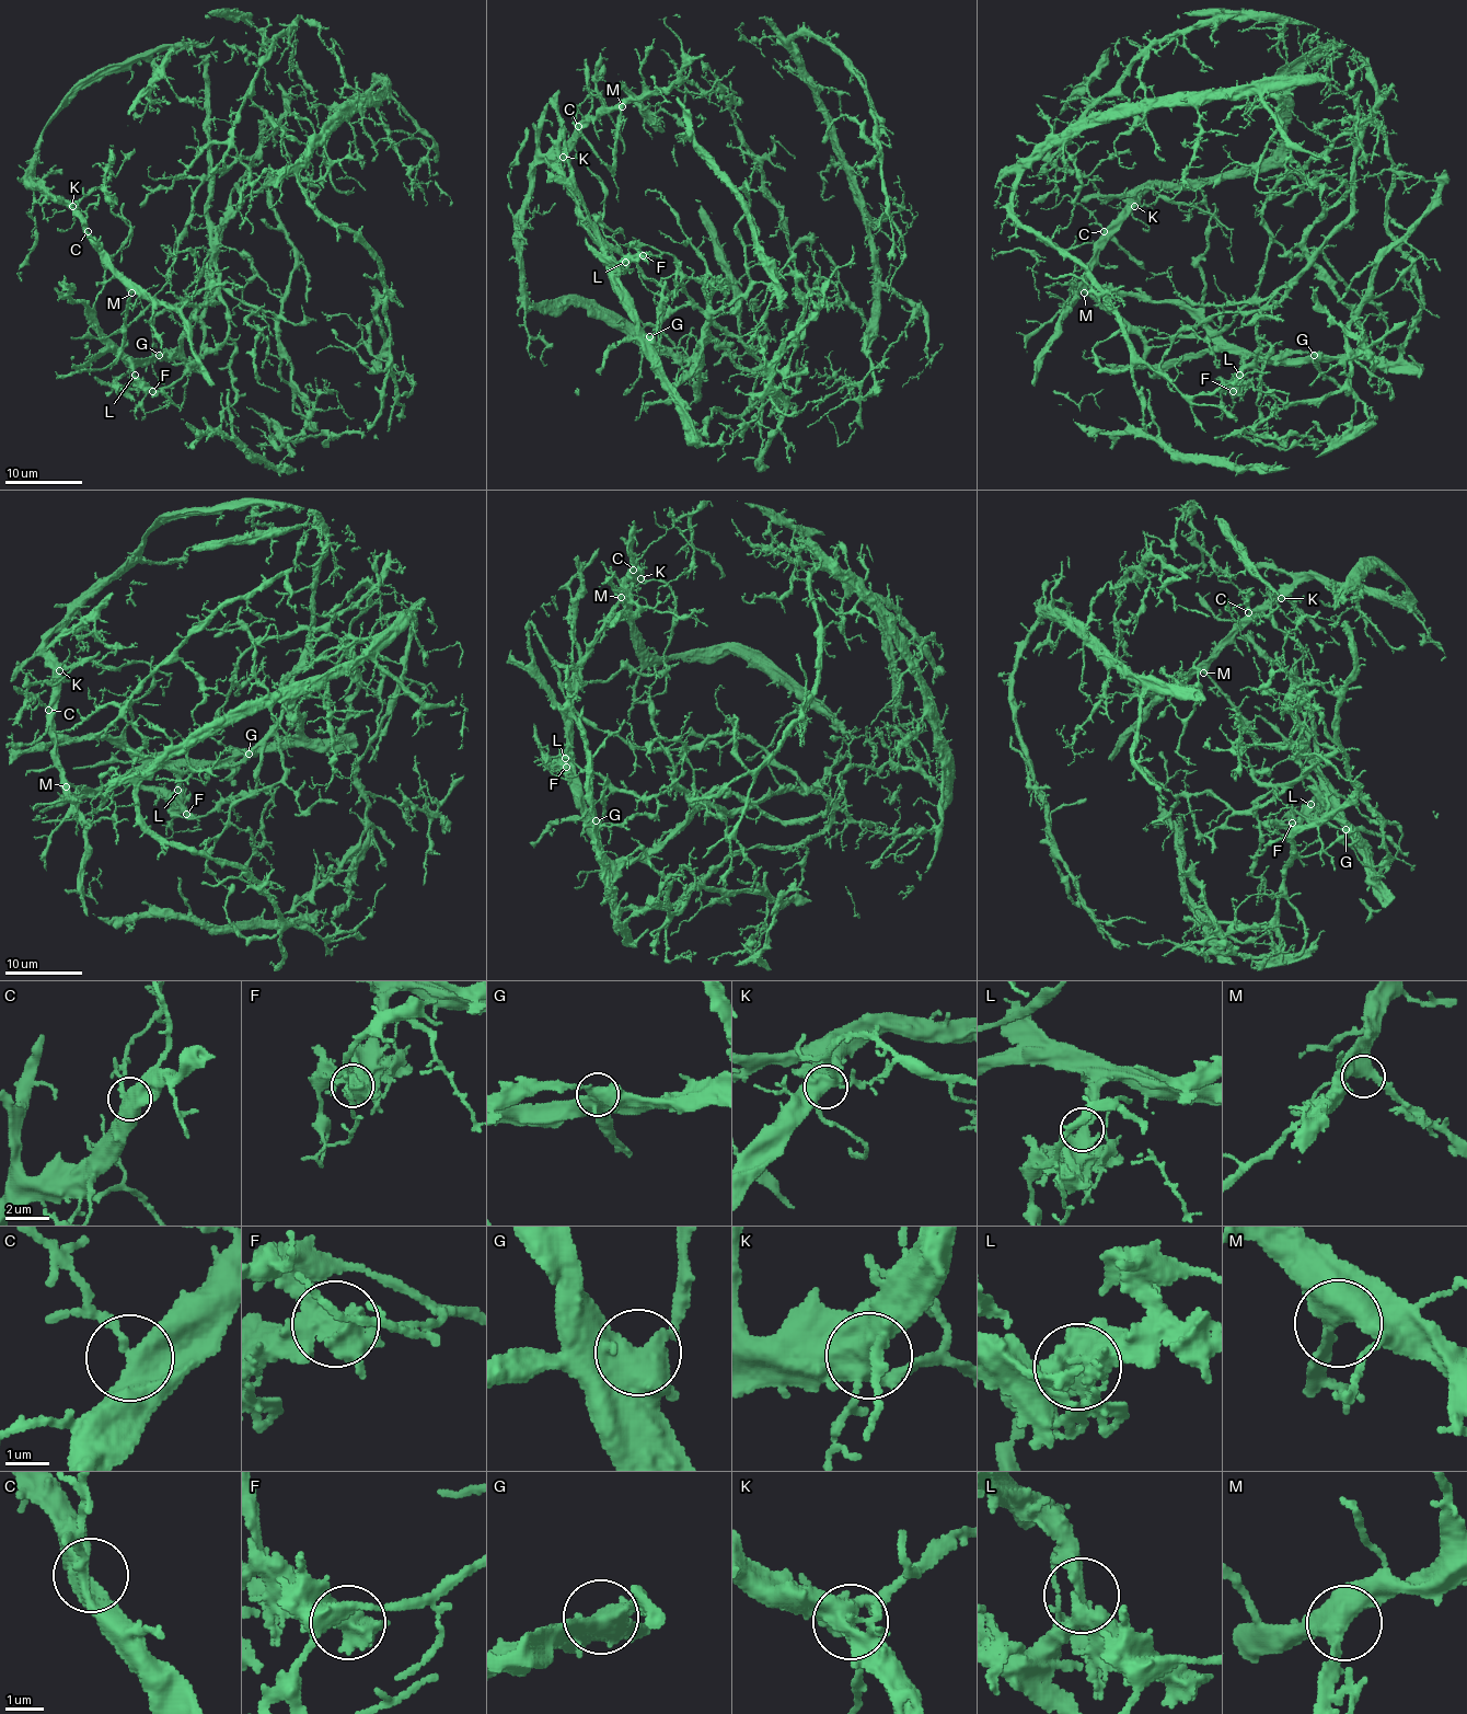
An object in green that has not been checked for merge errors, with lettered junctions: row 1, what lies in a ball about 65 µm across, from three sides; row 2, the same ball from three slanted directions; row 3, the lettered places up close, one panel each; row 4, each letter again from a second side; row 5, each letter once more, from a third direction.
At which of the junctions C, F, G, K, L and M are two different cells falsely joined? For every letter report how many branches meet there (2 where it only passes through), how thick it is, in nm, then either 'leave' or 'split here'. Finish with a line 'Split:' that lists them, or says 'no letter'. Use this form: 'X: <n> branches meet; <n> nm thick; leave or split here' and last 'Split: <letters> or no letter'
C: 3 branches meet; 400 nm thick; leave
F: 3 branches meet; 500 nm thick; split here
G: 4 branches meet; 500 nm thick; leave
K: 4 branches meet; 550 nm thick; leave
L: 3 branches meet; 380 nm thick; leave
M: 2 branches meet; 550 nm thick; leave
Split: F

